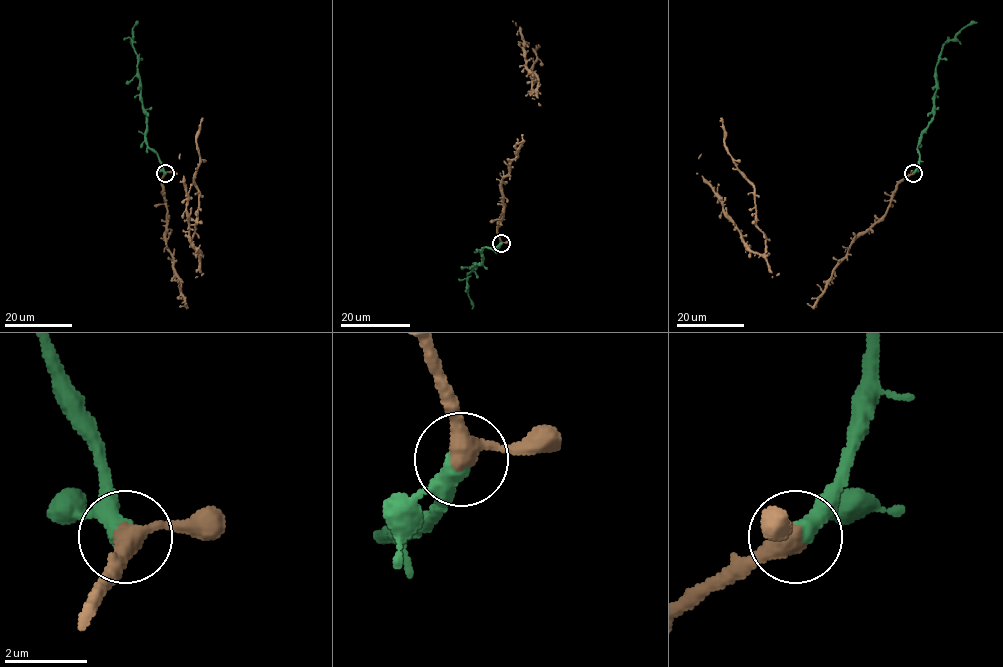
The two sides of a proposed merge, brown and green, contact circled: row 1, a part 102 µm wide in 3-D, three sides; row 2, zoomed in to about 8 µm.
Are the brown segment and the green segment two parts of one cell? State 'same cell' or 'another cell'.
same cell

